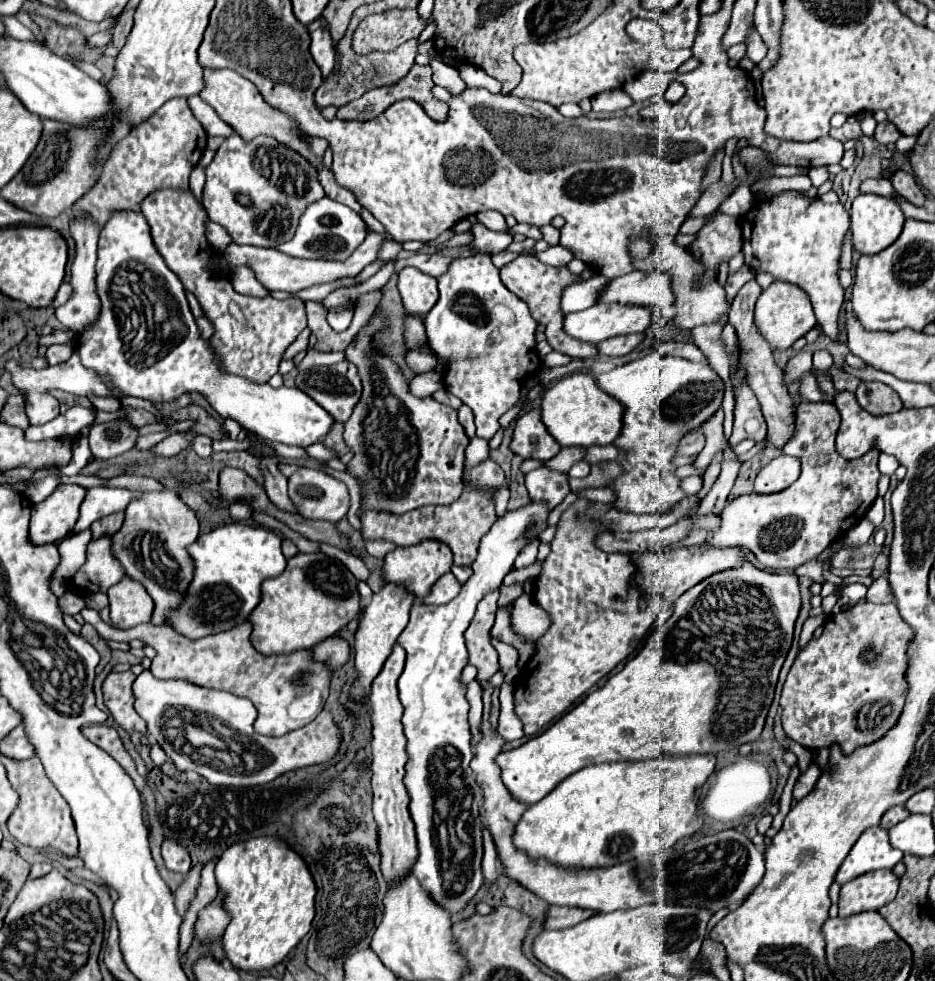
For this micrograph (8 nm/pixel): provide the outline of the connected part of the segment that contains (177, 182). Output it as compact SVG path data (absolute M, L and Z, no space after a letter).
M173 97L163 107L157 109L153 119L145 121L133 129L125 139L121 139L111 155L109 163L103 167L103 175L97 185L71 209L71 219L91 217L99 227L103 227L117 211L141 213L141 203L145 197L159 189L189 191L189 175L199 163L207 145L207 133L199 119L187 105L185 97Z

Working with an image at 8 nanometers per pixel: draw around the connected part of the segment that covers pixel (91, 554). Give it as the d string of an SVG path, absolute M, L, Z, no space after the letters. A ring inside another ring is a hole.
M101 537L89 543L87 563L71 579L73 583L77 583L77 593L105 593L111 585L119 583L125 577L125 571L111 555L109 545L109 537Z

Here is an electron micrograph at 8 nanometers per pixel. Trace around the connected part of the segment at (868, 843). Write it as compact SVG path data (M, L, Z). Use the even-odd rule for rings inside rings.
M873 827L873 829L867 829L857 839L851 853L845 857L843 865L839 867L835 881L843 885L867 871L893 869L893 865L899 863L901 859L903 859L903 853L889 845L887 831L881 827Z

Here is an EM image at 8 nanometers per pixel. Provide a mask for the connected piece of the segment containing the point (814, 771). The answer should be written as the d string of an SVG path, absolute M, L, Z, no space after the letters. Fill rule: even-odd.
M811 763L811 765L797 777L795 787L793 787L793 797L795 797L795 799L803 799L803 797L815 787L819 775L821 775L819 765L817 765L817 763Z

